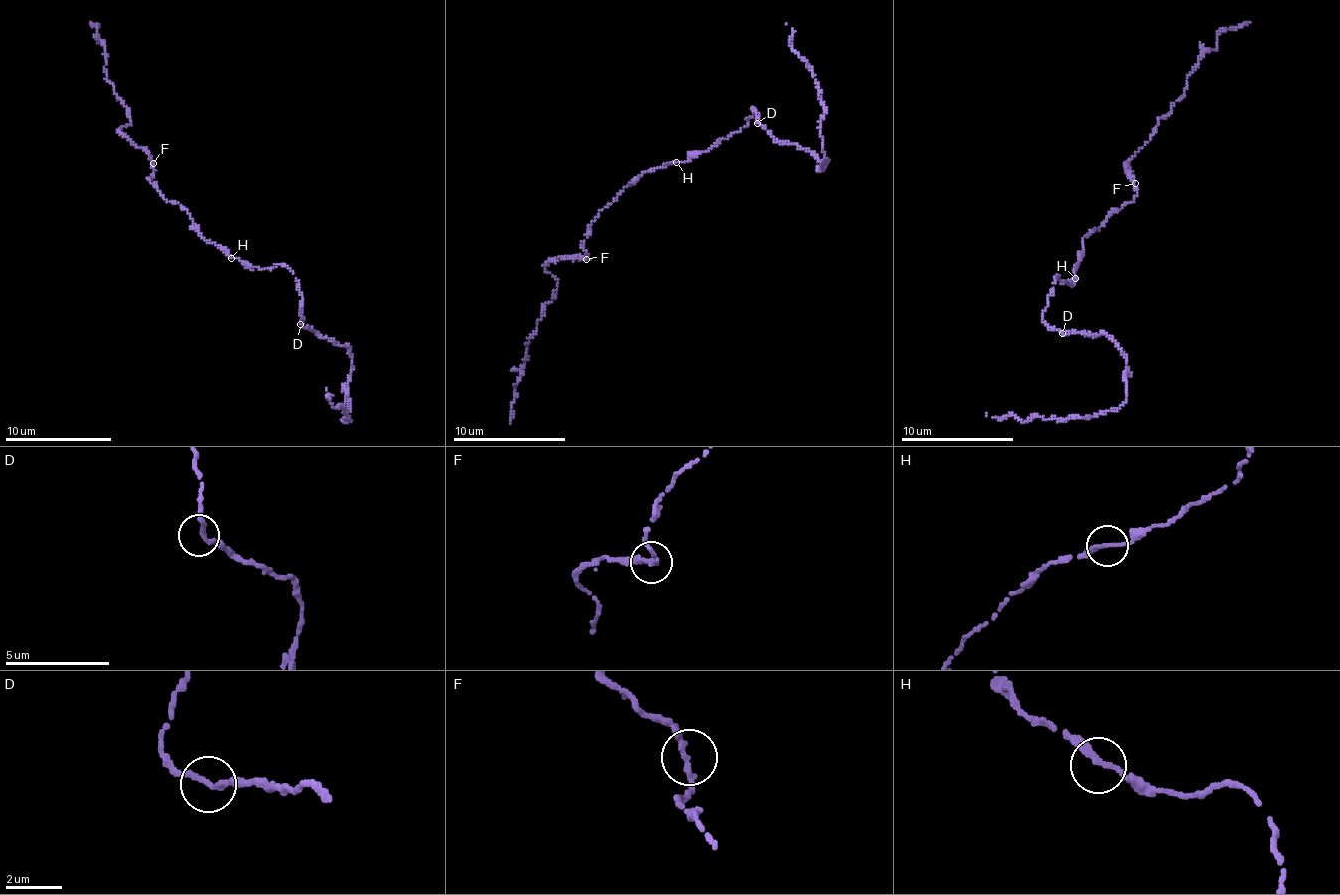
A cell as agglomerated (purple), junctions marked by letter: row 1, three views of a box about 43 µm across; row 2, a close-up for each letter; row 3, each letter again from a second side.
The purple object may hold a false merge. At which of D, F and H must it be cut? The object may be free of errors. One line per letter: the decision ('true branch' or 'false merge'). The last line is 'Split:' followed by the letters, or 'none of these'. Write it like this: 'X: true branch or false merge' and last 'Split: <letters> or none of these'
D: true branch
F: true branch
H: true branch
Split: none of these

